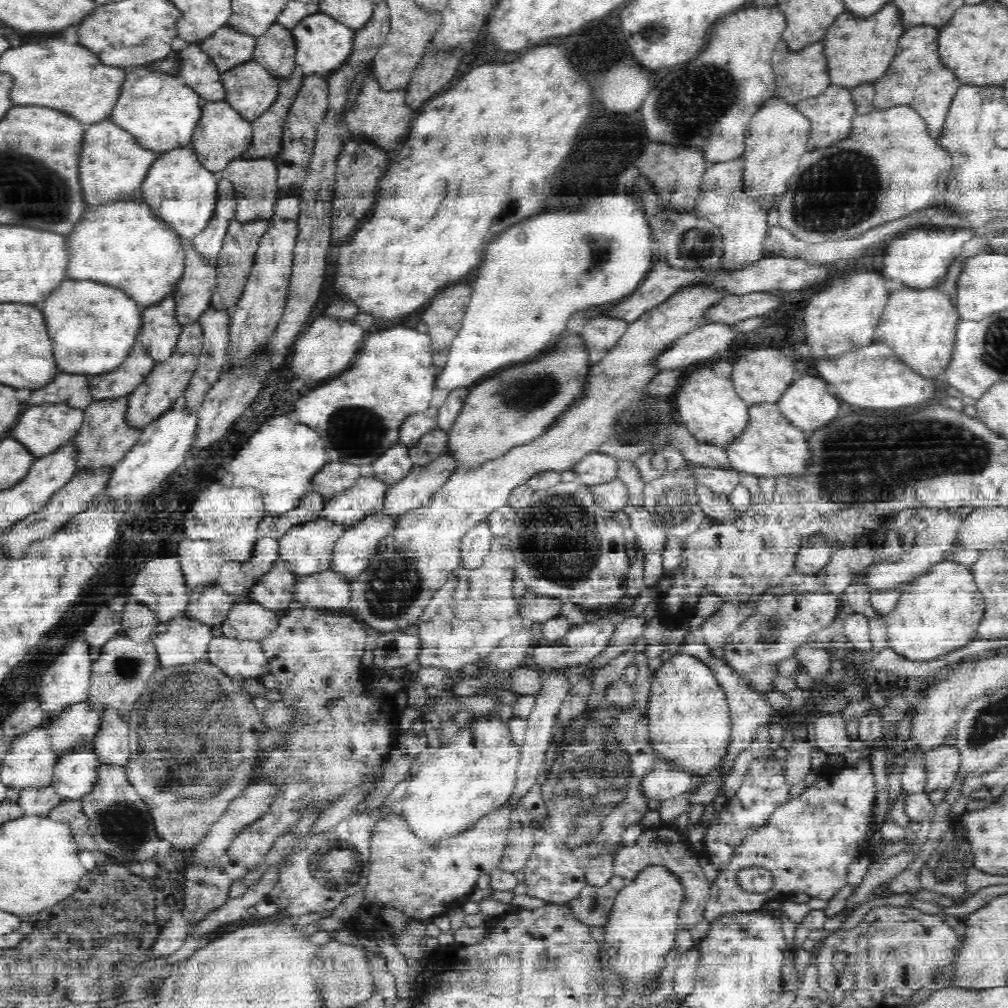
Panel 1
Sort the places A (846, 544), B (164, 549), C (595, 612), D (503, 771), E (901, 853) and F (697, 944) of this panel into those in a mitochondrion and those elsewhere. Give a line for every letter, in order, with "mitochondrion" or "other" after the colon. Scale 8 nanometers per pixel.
A: other
B: other
C: other
D: other
E: other
F: other

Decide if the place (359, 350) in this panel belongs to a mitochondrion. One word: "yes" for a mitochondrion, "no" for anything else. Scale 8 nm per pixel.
no

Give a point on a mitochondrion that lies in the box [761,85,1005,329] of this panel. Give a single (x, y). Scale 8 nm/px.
(837, 191)

